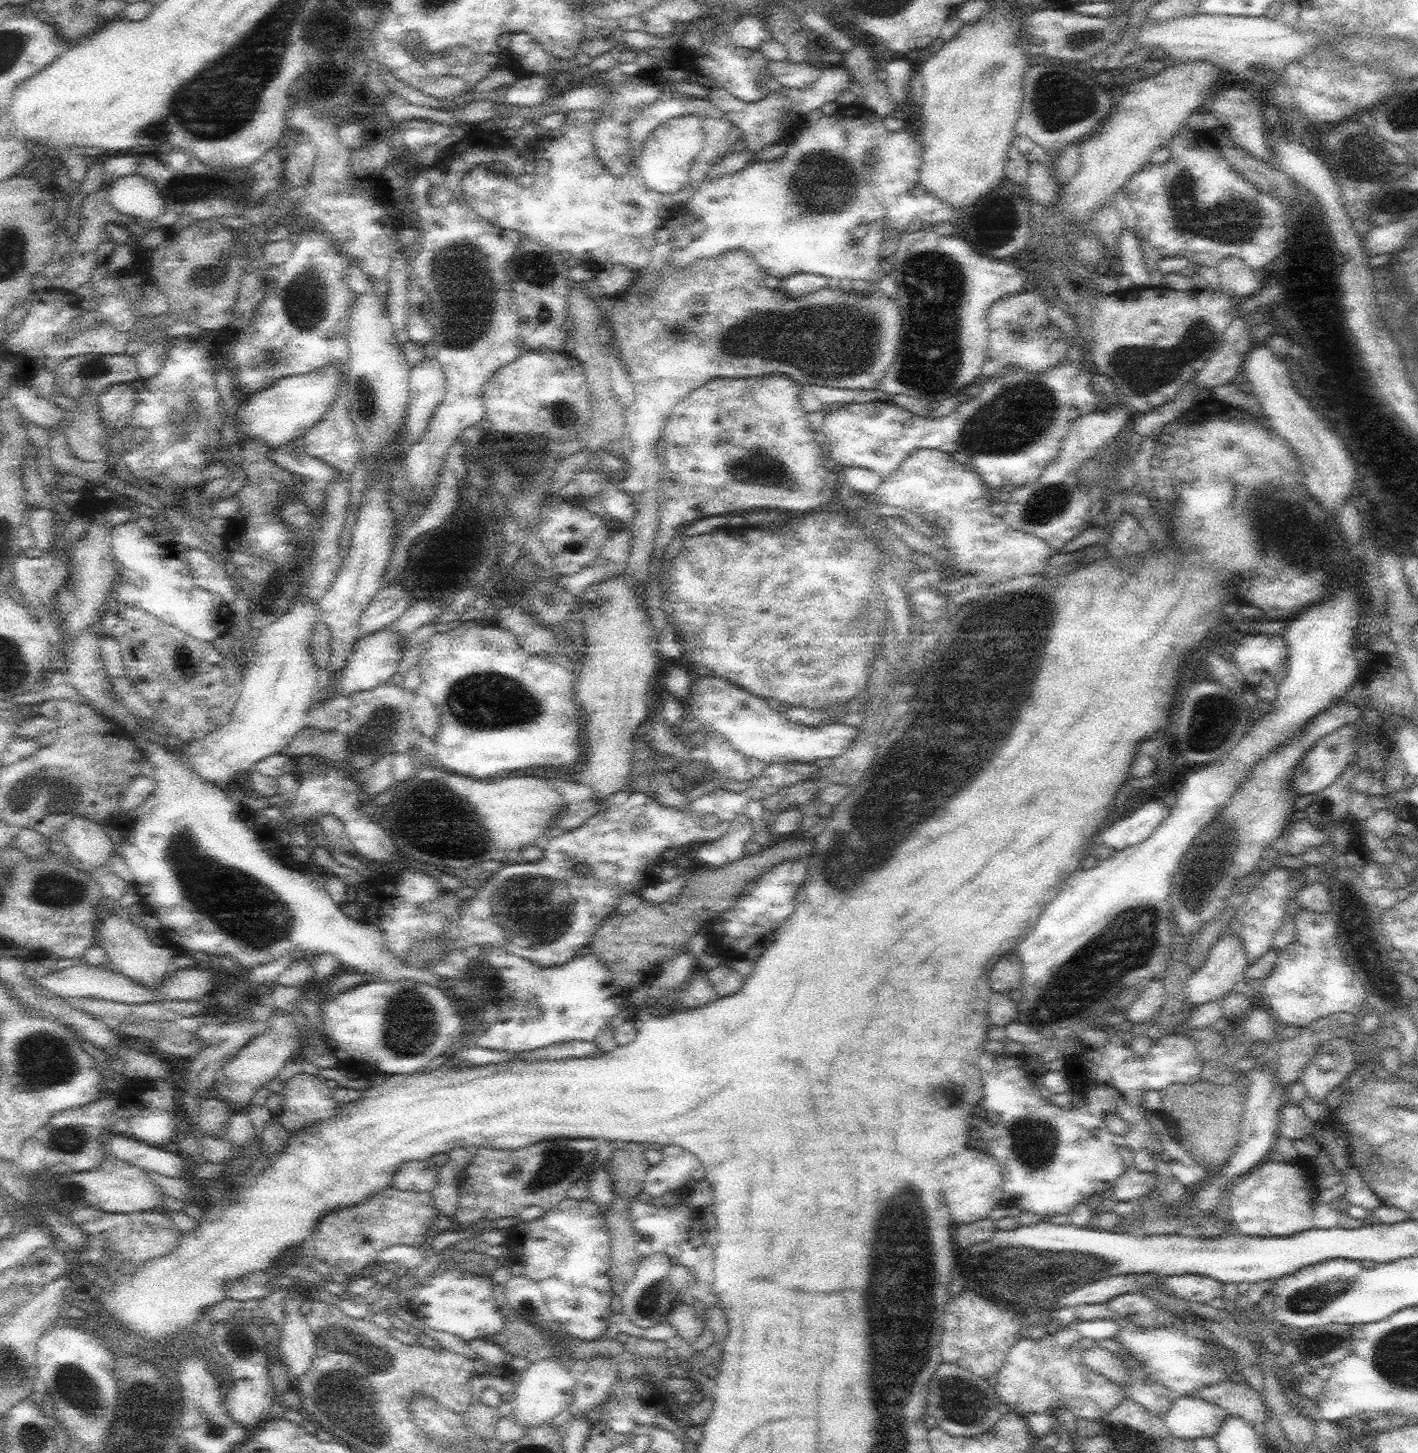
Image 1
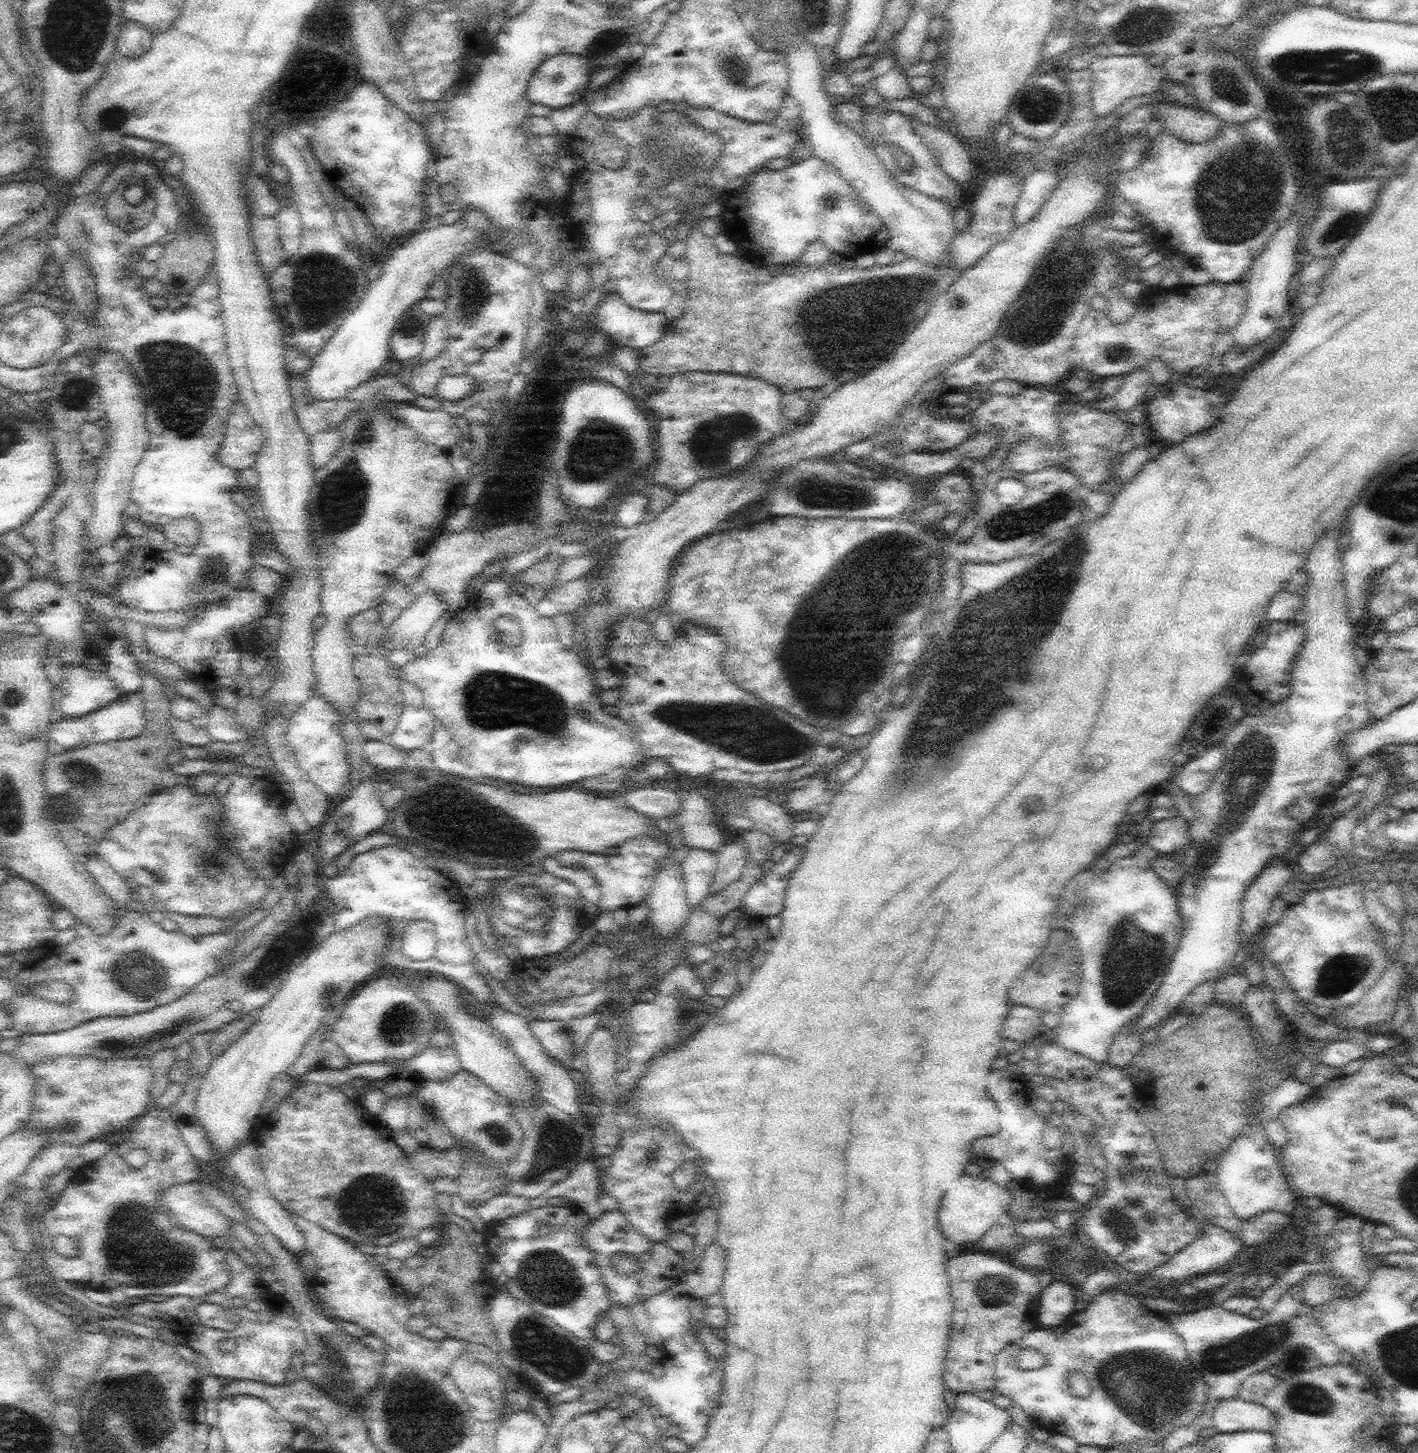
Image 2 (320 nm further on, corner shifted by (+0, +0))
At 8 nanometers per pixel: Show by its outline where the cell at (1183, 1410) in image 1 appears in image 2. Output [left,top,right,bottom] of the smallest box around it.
[1212,1399,1276,1433]

